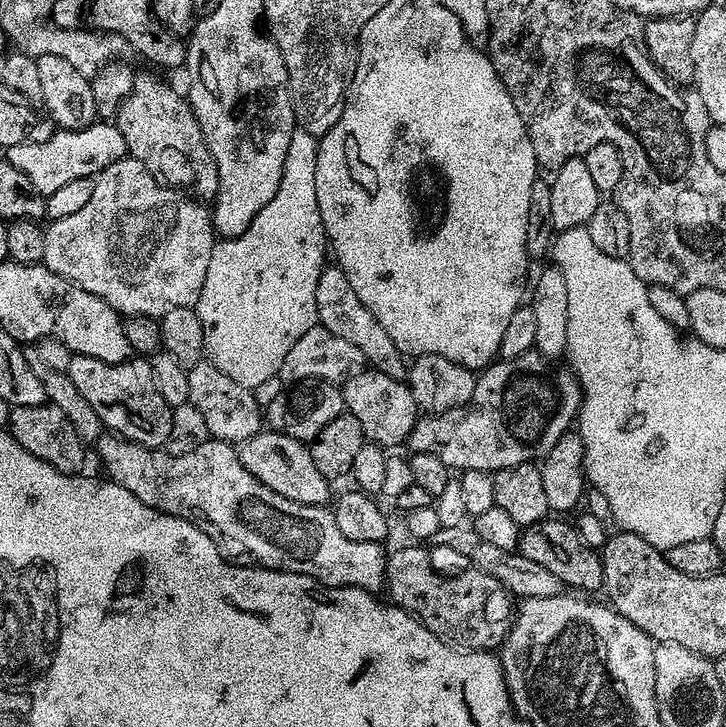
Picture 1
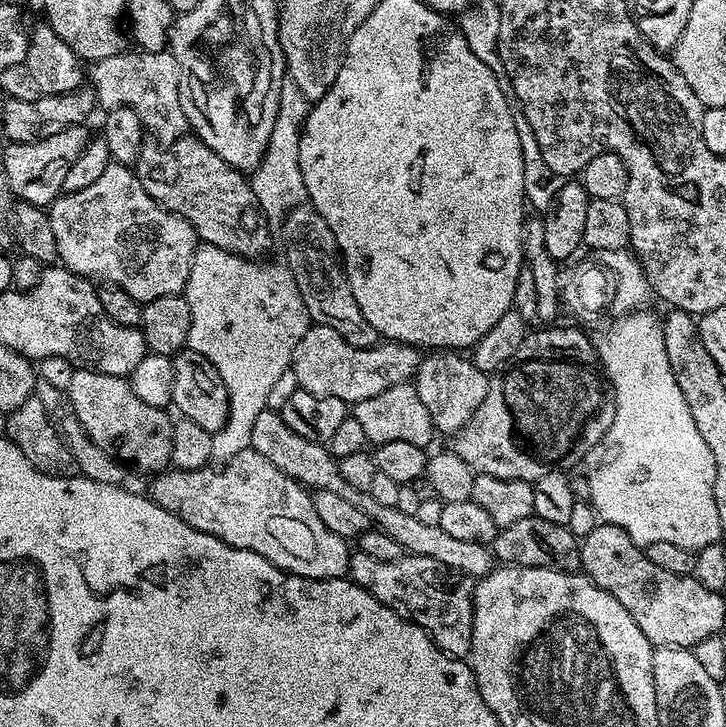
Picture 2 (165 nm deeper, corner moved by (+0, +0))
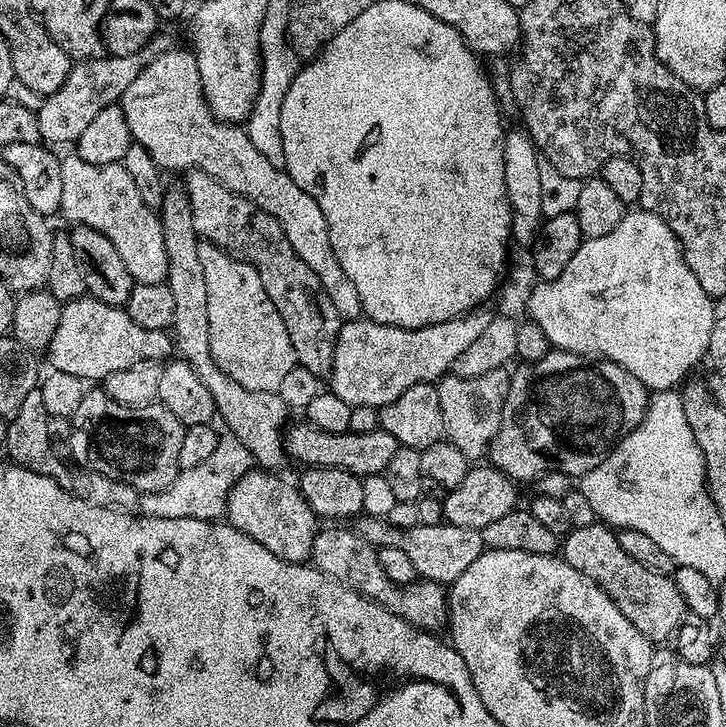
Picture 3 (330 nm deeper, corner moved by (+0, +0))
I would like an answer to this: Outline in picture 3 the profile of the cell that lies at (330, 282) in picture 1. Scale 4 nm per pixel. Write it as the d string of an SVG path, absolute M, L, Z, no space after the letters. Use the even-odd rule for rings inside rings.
M176 46L171 52L164 52L158 58L154 58L138 74L138 78L134 78L130 86L126 86L126 94L118 103L122 114L126 114L126 124L130 126L133 141L145 147L159 169L169 168L172 172L181 171L180 173L185 170L205 172L213 176L215 180L220 180L222 186L234 190L234 194L266 210L266 214L273 216L282 226L286 238L290 238L290 246L298 250L298 258L302 258L302 262L306 262L306 266L310 266L310 270L318 274L318 282L326 298L334 302L334 310L338 310L338 314L344 320L361 319L358 290L354 290L354 282L346 278L346 270L338 266L334 246L330 246L330 230L326 226L326 214L322 214L322 206L318 206L318 202L314 202L314 198L310 198L310 194L302 190L302 186L298 186L298 182L294 182L294 178L290 178L288 172L271 165L269 159L254 148L240 124L229 124L217 120L216 115L208 108L202 90L202 78L198 78L198 62L191 51L184 49L183 52L180 46Z

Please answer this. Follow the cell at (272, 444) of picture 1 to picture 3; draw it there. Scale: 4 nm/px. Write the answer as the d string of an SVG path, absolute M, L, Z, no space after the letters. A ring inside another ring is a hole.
M361 515L355 521L354 531L377 550L386 546L398 546L398 550L402 550L409 556L410 563L414 565L419 579L433 580L435 584L445 586L451 586L458 578L458 574L462 574L462 570L466 570L474 563L474 558L478 558L486 550L480 529L470 526L454 526L447 522L434 526L421 523L418 526L399 528L386 518L379 520L373 516Z

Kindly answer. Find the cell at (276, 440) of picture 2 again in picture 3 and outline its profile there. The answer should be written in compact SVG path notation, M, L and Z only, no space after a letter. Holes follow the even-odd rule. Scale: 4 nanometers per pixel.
M181 185L170 187L163 191L162 205L158 215L163 222L163 237L166 245L168 289L174 297L174 322L172 323L172 337L179 357L187 361L188 365L202 379L209 390L217 417L236 435L241 449L250 453L253 461L264 470L280 470L284 463L289 463L290 457L284 446L286 425L289 423L290 409L286 402L275 392L266 390L246 390L238 382L234 382L213 361L210 354L209 319L207 317L206 278L205 270L198 257L200 239L194 230L193 215L190 202Z

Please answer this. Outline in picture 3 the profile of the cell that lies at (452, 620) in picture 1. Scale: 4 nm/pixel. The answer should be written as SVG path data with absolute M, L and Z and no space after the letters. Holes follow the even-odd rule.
M328 526L317 533L312 547L310 557L311 563L319 572L326 574L330 578L334 578L338 582L342 582L350 590L359 592L361 596L368 596L374 602L378 602L386 610L390 610L394 614L398 614L398 618L402 618L407 624L412 624L416 628L422 628L425 632L433 634L439 633L448 622L448 594L443 584L435 584L433 580L421 580L417 578L413 584L399 584L393 582L384 571L376 557L377 549L372 547L370 542L366 542L348 526Z

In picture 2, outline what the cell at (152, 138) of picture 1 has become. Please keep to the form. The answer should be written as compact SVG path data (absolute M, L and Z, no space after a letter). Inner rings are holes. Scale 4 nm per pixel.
M185 134L167 146L159 142L144 142L135 161L135 174L146 194L154 198L167 212L180 216L195 228L197 237L210 246L218 246L236 256L260 258L271 246L265 213L254 196L249 177L231 168L210 146Z

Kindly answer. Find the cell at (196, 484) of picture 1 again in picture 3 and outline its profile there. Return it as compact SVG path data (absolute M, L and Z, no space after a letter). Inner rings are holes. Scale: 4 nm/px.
M253 470L232 487L226 509L227 523L233 524L242 534L262 542L270 554L288 560L292 564L305 563L311 557L318 533L318 517L310 510L299 487L279 480L279 475L268 470Z

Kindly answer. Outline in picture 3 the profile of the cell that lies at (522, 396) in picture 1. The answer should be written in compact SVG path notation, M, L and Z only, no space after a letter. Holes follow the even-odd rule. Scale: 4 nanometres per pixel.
M558 348L537 361L521 363L519 367L517 372L511 373L512 381L502 410L502 422L498 426L498 434L488 446L487 455L491 467L517 482L536 482L548 472L561 472L573 478L586 475L598 466L598 462L608 457L623 436L640 425L644 410L648 407L649 389L638 382L634 374L609 360L579 356Z

